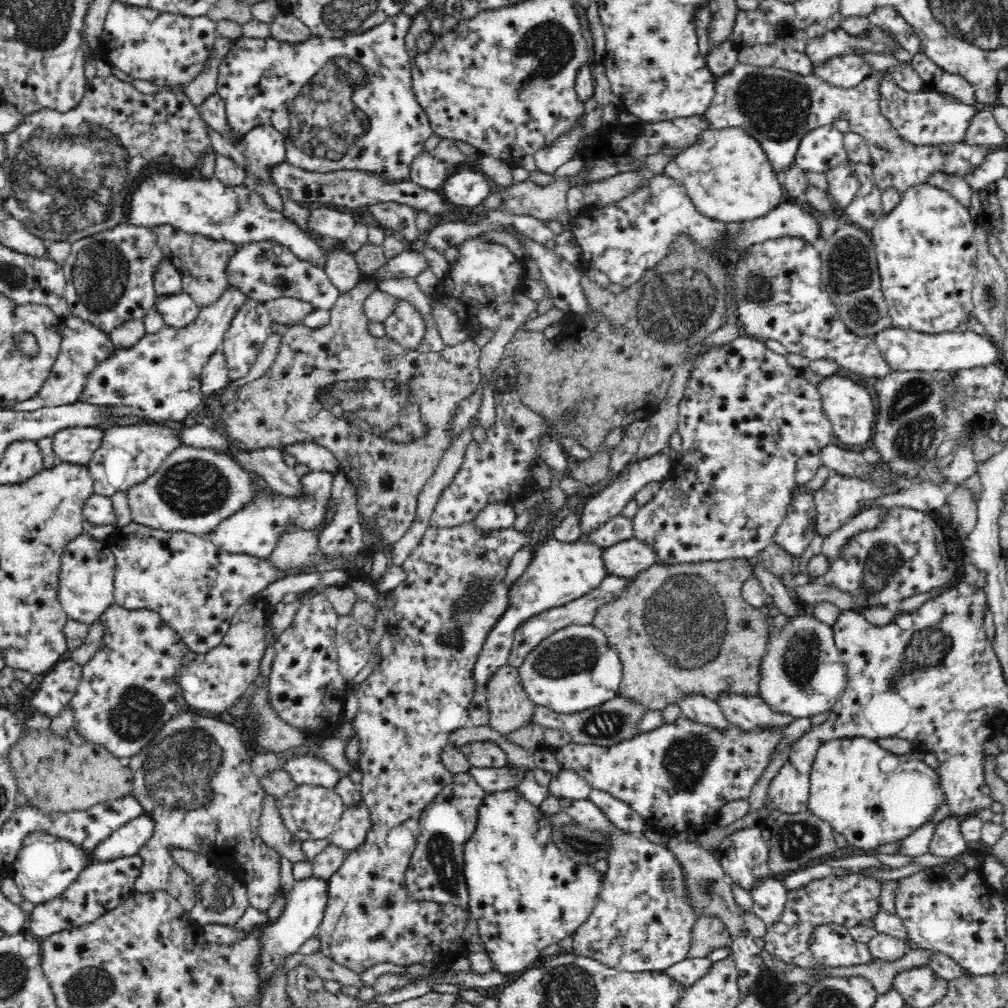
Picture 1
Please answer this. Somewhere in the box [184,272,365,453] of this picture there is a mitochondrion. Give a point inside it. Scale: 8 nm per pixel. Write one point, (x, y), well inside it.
(282, 282)

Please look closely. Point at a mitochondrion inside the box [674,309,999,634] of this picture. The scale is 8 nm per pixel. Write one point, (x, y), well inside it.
(913, 430)

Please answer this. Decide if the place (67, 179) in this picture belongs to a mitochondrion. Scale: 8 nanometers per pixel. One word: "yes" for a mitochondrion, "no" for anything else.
yes

